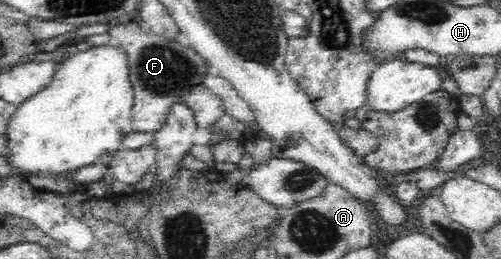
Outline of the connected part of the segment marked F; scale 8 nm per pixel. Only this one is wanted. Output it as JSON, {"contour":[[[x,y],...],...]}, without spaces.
{"contour":[[[139,20],[113,23],[107,33],[112,42],[127,53],[133,91],[131,126],[136,132],[155,133],[160,130],[168,118],[172,103],[183,99],[191,86],[202,83],[208,72],[216,74],[196,50],[150,32]]]}

